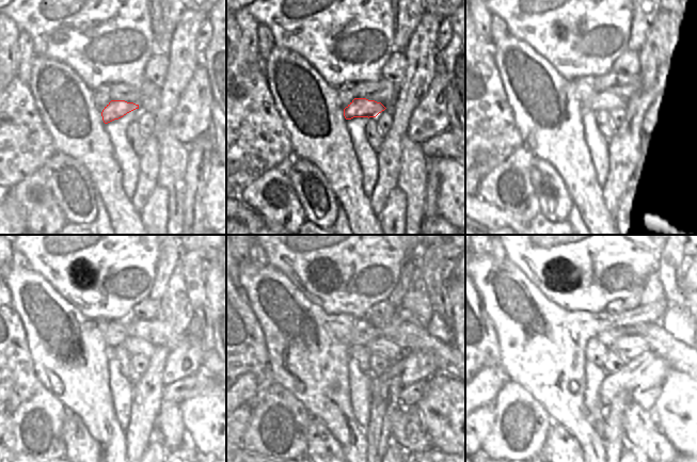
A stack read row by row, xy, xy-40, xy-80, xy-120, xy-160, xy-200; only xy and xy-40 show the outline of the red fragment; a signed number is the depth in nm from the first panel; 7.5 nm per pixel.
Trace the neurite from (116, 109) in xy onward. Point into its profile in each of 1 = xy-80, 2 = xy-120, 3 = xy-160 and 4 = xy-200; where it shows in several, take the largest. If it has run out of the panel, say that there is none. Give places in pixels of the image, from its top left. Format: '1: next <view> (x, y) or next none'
1: next xy-80 (603, 100)
2: next xy-120 (133, 345)
3: next xy-160 (381, 346)
4: next xy-200 (629, 347)

